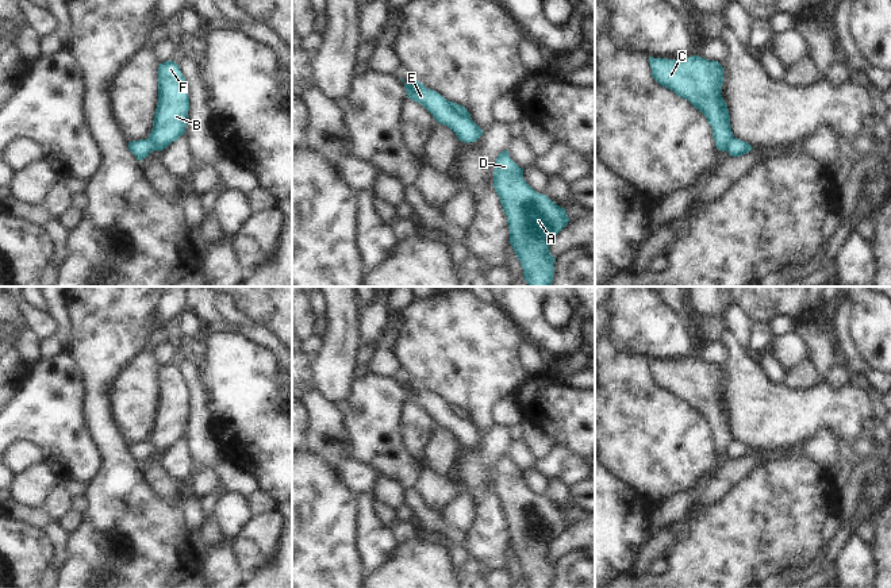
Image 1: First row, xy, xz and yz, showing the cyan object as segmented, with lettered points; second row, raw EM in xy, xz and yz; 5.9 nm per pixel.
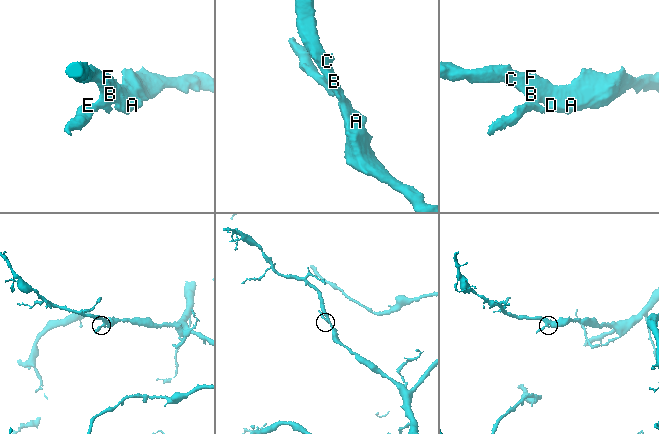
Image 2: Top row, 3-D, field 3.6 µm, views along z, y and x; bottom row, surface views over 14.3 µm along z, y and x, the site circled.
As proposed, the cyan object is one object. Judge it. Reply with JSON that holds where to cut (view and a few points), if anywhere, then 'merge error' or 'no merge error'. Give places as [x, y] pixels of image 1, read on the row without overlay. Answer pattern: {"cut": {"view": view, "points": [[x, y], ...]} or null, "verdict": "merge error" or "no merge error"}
{"cut": {"view": "xz", "points": [[448, 404], [457, 415], [471, 422]]}, "verdict": "merge error"}

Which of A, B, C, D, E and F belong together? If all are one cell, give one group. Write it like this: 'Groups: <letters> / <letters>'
Groups: A B C D F / E

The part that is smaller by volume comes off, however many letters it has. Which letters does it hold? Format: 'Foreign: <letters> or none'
Foreign: E

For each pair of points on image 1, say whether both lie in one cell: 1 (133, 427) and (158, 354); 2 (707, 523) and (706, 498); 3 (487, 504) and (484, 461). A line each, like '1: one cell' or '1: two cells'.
1: two cells
2: two cells
3: one cell

